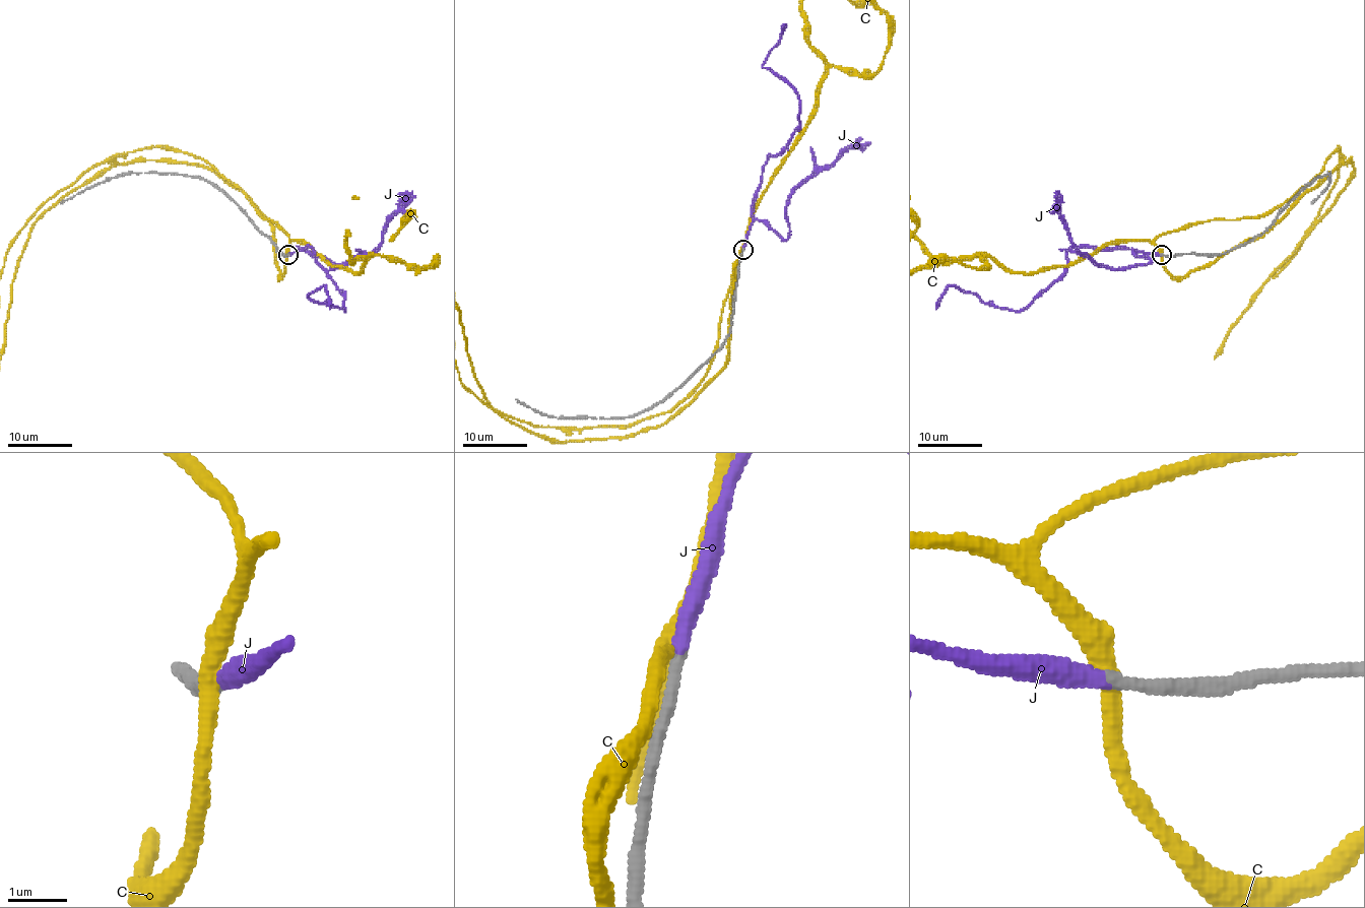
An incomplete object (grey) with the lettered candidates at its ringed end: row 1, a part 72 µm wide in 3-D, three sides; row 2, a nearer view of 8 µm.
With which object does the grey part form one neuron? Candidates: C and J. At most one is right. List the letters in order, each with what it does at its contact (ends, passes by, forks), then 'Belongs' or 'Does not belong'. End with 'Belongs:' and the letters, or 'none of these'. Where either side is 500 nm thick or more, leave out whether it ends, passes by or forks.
C: It passes by. Does not belong
J: It ends there. Belongs
Belongs: J

